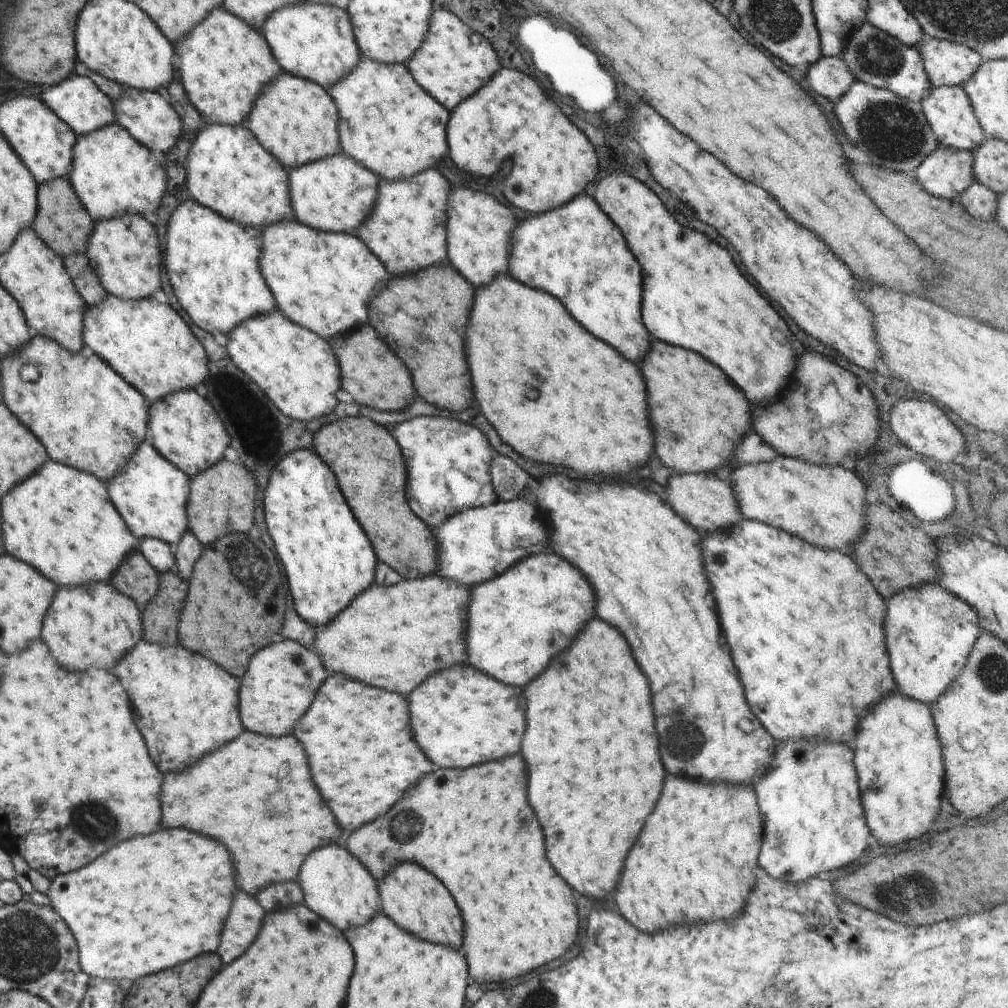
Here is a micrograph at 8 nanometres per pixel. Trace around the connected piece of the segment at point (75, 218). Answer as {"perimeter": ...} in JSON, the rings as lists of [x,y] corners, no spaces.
{"perimeter":[[[54,178],[50,182],[38,184],[38,204],[36,218],[32,220],[31,229],[60,257],[70,254],[86,253],[88,240],[94,230],[94,220],[90,212],[80,202],[79,196],[75,194],[71,182],[66,178]]]}

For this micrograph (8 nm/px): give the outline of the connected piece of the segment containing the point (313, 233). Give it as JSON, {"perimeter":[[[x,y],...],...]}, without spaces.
{"perimeter":[[[295,219],[276,222],[260,230],[259,233],[262,238],[262,250],[258,258],[260,274],[272,292],[277,309],[291,322],[304,326],[326,341],[370,323],[368,300],[390,280],[391,275],[364,242],[355,235],[344,234],[344,232],[323,232],[301,224]]]}

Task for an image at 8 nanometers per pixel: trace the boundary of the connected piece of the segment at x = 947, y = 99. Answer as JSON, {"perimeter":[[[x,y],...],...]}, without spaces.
{"perimeter":[[[960,85],[932,87],[921,101],[922,111],[938,143],[943,146],[970,151],[985,142],[978,120],[972,110],[970,100]]]}

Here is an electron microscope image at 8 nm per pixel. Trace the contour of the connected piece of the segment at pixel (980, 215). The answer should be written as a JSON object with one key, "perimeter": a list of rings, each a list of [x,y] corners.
{"perimeter":[[[972,182],[960,196],[959,203],[973,218],[981,220],[995,220],[998,197],[986,186]]]}

